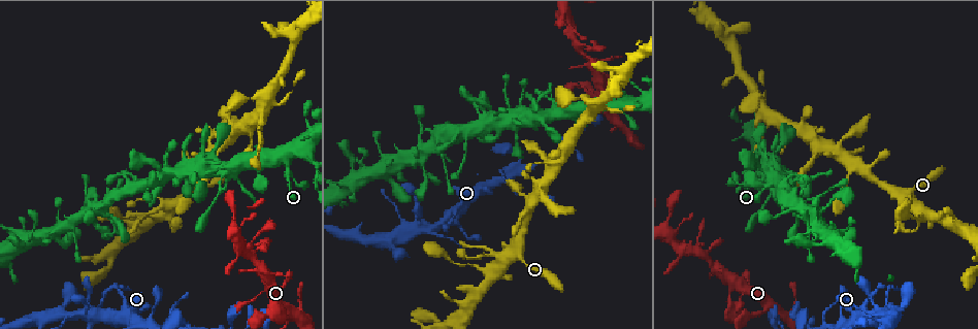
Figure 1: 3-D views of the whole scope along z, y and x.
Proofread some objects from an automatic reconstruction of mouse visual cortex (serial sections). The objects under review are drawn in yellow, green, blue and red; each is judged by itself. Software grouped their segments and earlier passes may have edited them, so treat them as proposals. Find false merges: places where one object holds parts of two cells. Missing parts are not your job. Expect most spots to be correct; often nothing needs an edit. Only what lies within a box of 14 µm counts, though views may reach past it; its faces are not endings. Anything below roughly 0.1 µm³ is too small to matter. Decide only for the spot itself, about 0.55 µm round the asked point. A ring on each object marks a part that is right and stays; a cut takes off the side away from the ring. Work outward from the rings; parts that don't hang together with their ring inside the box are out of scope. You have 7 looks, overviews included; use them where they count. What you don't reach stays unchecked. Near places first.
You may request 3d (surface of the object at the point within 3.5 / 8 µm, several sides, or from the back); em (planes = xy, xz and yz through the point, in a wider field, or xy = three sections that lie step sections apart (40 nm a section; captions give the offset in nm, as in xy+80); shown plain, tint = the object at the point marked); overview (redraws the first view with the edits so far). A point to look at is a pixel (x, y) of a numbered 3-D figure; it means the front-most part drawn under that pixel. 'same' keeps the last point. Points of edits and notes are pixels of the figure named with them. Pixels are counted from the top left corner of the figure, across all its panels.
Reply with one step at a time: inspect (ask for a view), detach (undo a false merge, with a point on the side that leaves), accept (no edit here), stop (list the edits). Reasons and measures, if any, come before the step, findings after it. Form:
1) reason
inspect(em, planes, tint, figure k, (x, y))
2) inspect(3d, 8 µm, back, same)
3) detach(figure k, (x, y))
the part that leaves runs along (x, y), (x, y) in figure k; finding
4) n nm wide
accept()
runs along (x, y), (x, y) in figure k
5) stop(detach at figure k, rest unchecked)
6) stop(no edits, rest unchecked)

thick turns thin
inspect(3d, 3.5 µm, figure 1, (230, 173))

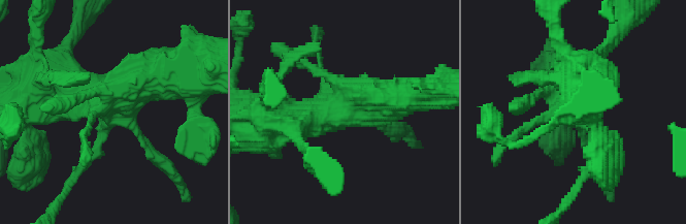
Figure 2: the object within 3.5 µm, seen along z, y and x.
inspect(em, xy, step 1, plain, figure 2, (339, 112))

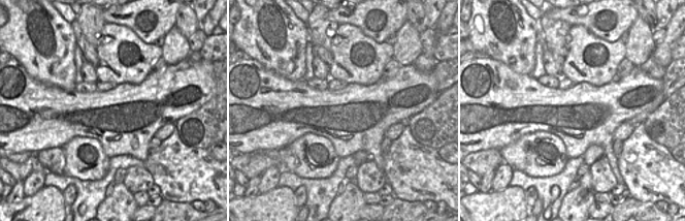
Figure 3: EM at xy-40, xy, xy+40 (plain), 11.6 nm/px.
inspect(em, xy, step 1, tint, same)

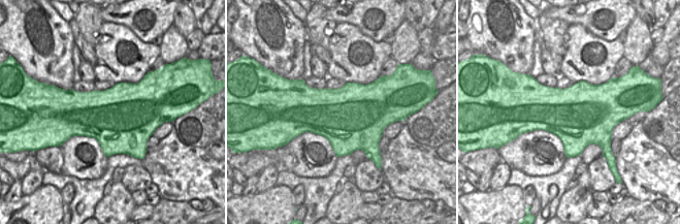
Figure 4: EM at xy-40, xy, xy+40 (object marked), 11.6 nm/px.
accept()
runs along (153, 77), (108, 93), (98, 150), (79, 169) in figure 2; one cell here

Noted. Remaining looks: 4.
inspect(3d, 3.5 µm, figure 1, (515, 141))

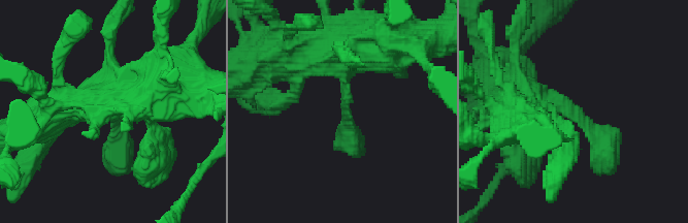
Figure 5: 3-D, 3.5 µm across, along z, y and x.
inspect(em, xy, step 5, tint, figure 5, (574, 111))

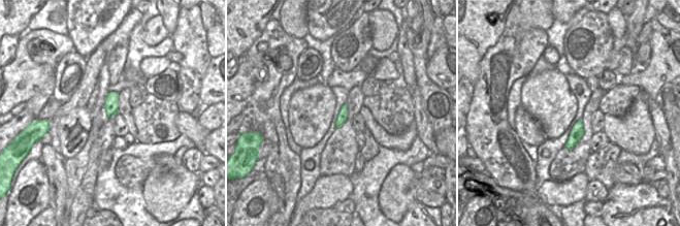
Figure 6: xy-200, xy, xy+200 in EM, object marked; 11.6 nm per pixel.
accept()
runs along (515, 90), (568, 105), (613, 166) in figure 5; continuous, no second cell

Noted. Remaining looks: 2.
sudden change in width
inspect(3d, 8 µm, figure 1, (252, 258))

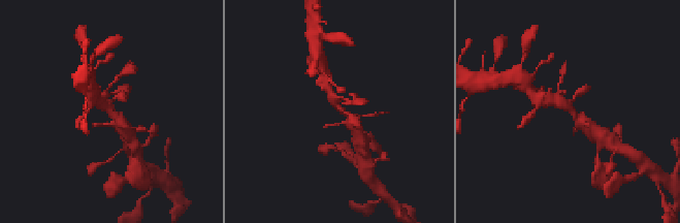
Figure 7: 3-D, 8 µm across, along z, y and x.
now the EM
inspect(em, xy, step 3, tint, figure 7, (339, 111))

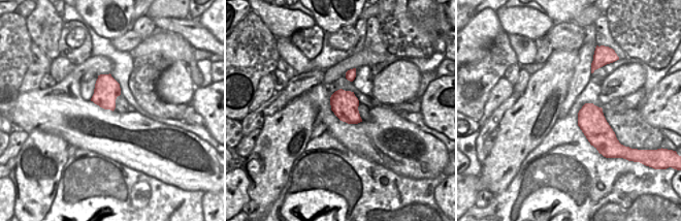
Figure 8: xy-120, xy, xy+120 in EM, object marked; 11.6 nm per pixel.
320 nm wide
accept()
runs along (588, 127), (560, 99), (549, 98) in figure 7; one cell here

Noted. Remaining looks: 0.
stop(no edits, rest unchecked)

